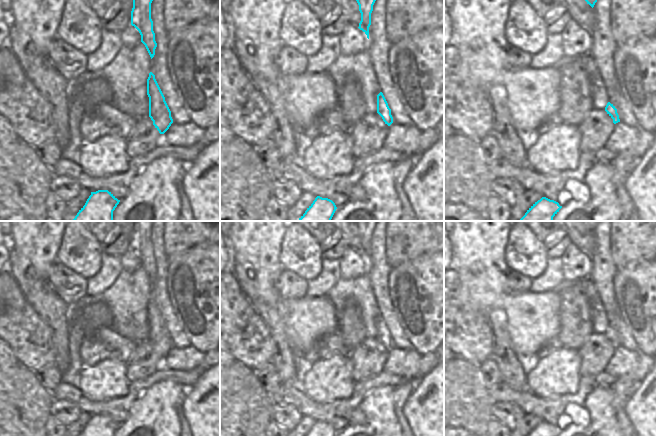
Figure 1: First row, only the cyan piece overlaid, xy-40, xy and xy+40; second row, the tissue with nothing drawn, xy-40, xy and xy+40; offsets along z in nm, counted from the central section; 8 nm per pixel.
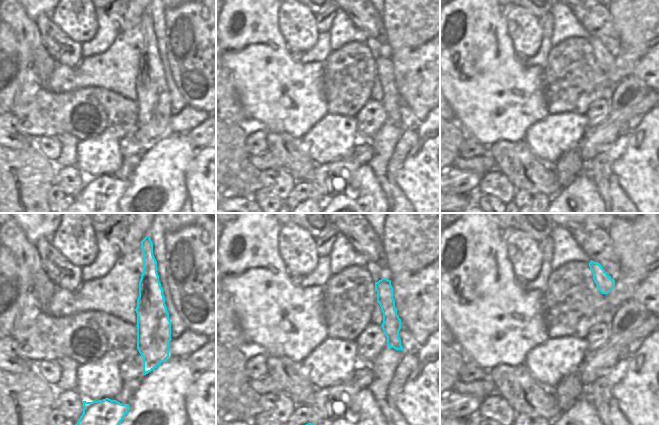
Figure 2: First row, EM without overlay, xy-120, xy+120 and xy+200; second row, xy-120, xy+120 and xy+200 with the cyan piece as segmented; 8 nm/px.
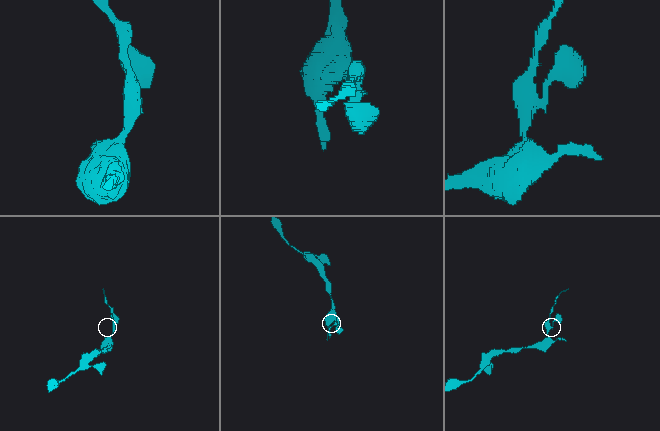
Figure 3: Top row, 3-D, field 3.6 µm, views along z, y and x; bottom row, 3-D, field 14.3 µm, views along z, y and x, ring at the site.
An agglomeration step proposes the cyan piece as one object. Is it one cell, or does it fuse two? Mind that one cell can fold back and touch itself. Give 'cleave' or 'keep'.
cleave

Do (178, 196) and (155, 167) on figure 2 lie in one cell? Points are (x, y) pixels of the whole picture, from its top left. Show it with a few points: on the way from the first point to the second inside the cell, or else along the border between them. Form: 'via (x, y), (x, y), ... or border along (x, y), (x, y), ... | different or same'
via (171, 189), (160, 178), (160, 174) | same

